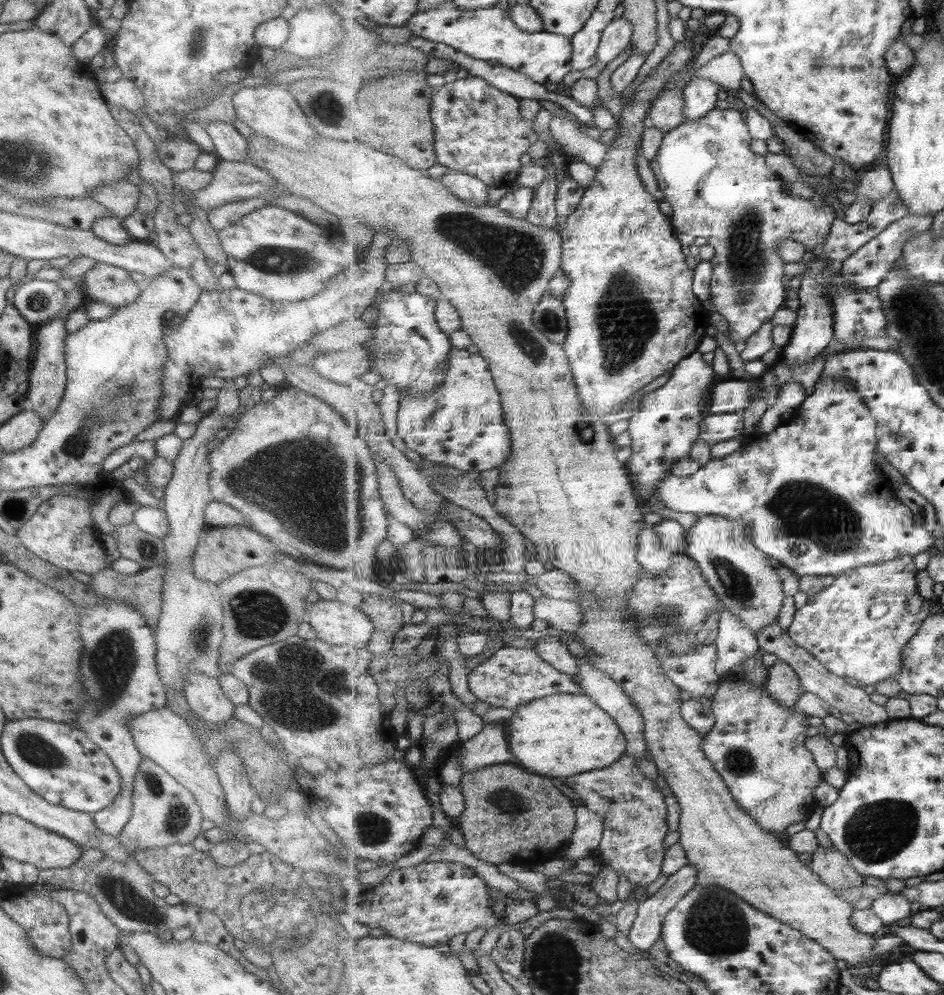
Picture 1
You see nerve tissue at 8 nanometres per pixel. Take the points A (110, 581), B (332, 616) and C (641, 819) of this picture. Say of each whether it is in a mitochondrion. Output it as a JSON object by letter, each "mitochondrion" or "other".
{"A":"other","B":"other","C":"mitochondrion"}

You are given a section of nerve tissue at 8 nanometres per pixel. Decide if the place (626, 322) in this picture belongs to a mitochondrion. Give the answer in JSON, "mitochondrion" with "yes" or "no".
{"mitochondrion":"yes"}

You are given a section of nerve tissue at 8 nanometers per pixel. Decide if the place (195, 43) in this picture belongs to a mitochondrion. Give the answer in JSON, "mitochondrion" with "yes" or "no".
{"mitochondrion":"yes"}

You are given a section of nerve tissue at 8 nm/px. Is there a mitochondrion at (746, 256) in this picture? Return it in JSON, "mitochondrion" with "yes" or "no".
{"mitochondrion":"yes"}

